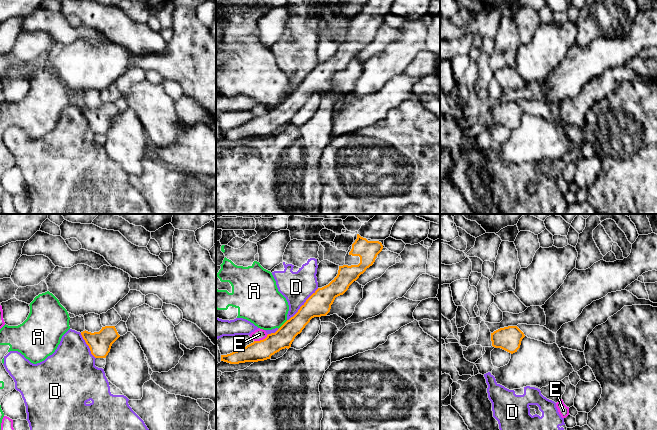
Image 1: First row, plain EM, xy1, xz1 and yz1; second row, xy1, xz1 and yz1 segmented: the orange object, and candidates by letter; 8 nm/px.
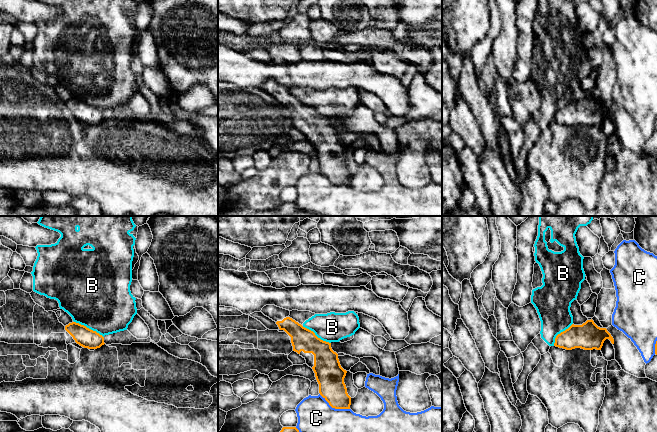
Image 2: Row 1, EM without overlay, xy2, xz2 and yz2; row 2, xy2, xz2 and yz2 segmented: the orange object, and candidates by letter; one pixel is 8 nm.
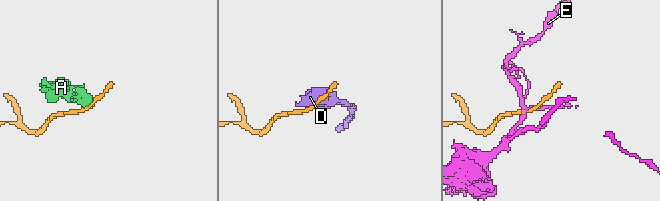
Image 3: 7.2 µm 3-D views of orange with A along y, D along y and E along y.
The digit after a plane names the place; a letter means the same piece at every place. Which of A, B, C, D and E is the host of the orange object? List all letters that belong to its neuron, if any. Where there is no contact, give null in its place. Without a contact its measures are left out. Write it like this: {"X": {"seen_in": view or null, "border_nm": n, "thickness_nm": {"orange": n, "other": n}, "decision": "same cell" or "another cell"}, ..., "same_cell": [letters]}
{"A": {"seen_in": "xz1", "border_nm": 110, "thickness_nm": {"orange": 160, "other": 340}, "decision": "another cell"}, "B": {"seen_in": "xy2", "border_nm": 280, "thickness_nm": {"orange": 160, "other": 480}, "decision": "another cell"}, "C": {"seen_in": "xz2", "border_nm": 280, "thickness_nm": {"orange": 220, "other": 280}, "decision": "another cell"}, "D": {"seen_in": "xz1", "border_nm": 360, "thickness_nm": {"orange": 190, "other": 240}, "decision": "another cell"}, "E": {"seen_in": "xz1", "border_nm": 130, "thickness_nm": {"orange": 160, "other": 90}, "decision": "another cell"}, "same_cell": []}

